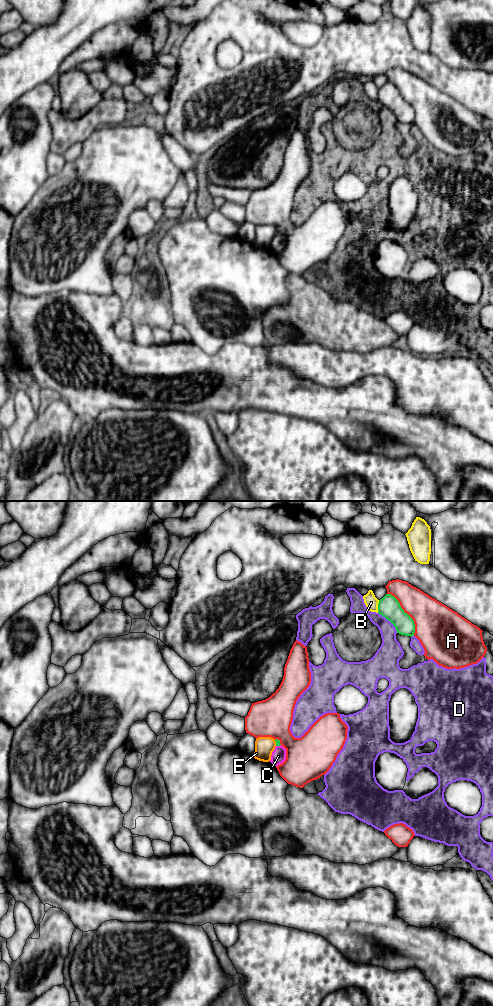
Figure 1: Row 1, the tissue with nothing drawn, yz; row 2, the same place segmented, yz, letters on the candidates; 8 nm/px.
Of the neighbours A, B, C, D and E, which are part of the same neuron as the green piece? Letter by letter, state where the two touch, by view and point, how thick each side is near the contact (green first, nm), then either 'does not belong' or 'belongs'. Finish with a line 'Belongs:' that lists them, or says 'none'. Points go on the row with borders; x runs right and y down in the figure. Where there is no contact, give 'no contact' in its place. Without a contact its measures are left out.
A: contact yz (406, 613); calibres 170 and 340 nm; does not belong
B: contact yz (378, 606); calibres 170 and 110 nm; does not belong
C: contact yz (278, 745); calibres 40 and 120 nm; does not belong
D: contact yz (389, 620); calibres 170 and 190 nm; does not belong
E: contact yz (276, 743); calibres 40 and 160 nm; does not belong
Belongs: none

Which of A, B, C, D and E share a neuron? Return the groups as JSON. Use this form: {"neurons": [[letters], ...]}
{"neurons": [["A"], ["B"], ["C"], ["D"], ["E"]]}

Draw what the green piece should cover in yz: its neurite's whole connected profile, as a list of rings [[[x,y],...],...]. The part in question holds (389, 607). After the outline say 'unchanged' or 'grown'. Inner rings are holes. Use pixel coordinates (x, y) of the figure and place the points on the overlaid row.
[[[386,594],[379,600],[378,613],[394,625],[397,633],[414,636],[415,624],[413,619],[404,612],[398,600],[391,594]]] | unchanged

